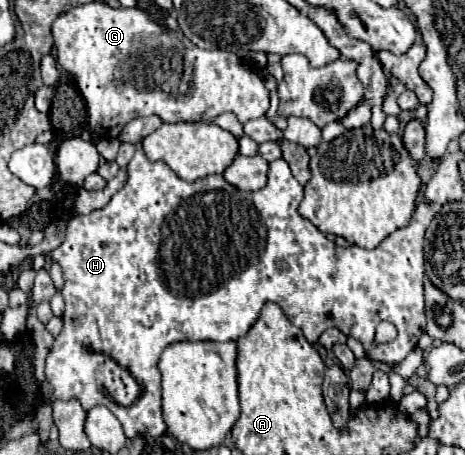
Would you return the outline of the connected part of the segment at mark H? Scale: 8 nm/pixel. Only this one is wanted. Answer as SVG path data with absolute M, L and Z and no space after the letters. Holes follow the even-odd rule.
M138 141L136 143L136 153L132 157L132 161L128 163L128 181L126 185L108 201L106 207L98 209L98 211L92 211L88 215L74 215L68 225L66 225L66 239L60 247L56 247L54 251L50 251L46 257L50 261L56 261L60 267L62 267L62 273L64 273L64 289L62 289L62 297L66 301L66 309L64 309L64 327L62 327L62 333L56 337L54 341L54 347L50 349L48 353L48 359L46 359L46 379L52 387L52 395L54 399L80 399L82 407L84 409L92 409L96 405L106 405L110 407L110 411L118 417L118 421L122 423L124 427L124 433L128 439L134 439L138 435L152 435L152 437L160 437L162 433L166 433L166 423L162 419L162 385L160 385L160 371L158 371L158 359L160 359L160 353L164 351L164 347L168 347L170 343L176 343L176 341L230 341L230 339L240 339L248 333L248 329L256 323L262 307L266 301L278 301L280 309L284 311L284 315L296 325L302 329L304 337L310 341L310 343L316 343L320 339L320 335L330 329L330 327L338 327L344 335L348 337L354 337L356 341L360 341L368 353L370 359L376 359L376 361L382 361L382 363L400 363L418 343L422 331L426 331L426 317L424 317L424 255L422 255L422 243L424 243L424 233L430 225L430 221L434 219L436 211L428 205L428 203L418 203L416 205L416 211L412 215L412 223L408 227L402 227L394 233L390 233L376 249L362 249L358 245L350 245L350 247L338 247L334 241L328 241L326 235L314 227L308 219L300 217L298 213L298 205L302 201L302 193L304 193L304 187L294 179L294 175L290 173L290 167L284 159L278 159L274 163L270 163L270 171L268 171L268 183L264 189L256 191L256 193L242 193L240 189L234 189L230 183L224 181L222 175L208 175L204 179L198 179L194 183L186 183L182 179L176 177L176 173L166 165L166 163L150 163L148 157L144 155L142 151L142 143ZM380 321L390 321L396 325L398 329L398 337L390 343L376 343L376 327ZM80 349L88 349L88 351L94 351L94 353L104 353L108 357L112 357L118 365L122 365L130 375L134 375L134 379L138 381L138 385L142 387L142 393L140 397L136 399L136 403L128 405L128 407L122 407L118 405L112 397L108 397L102 389L86 389L86 351L78 351Z

